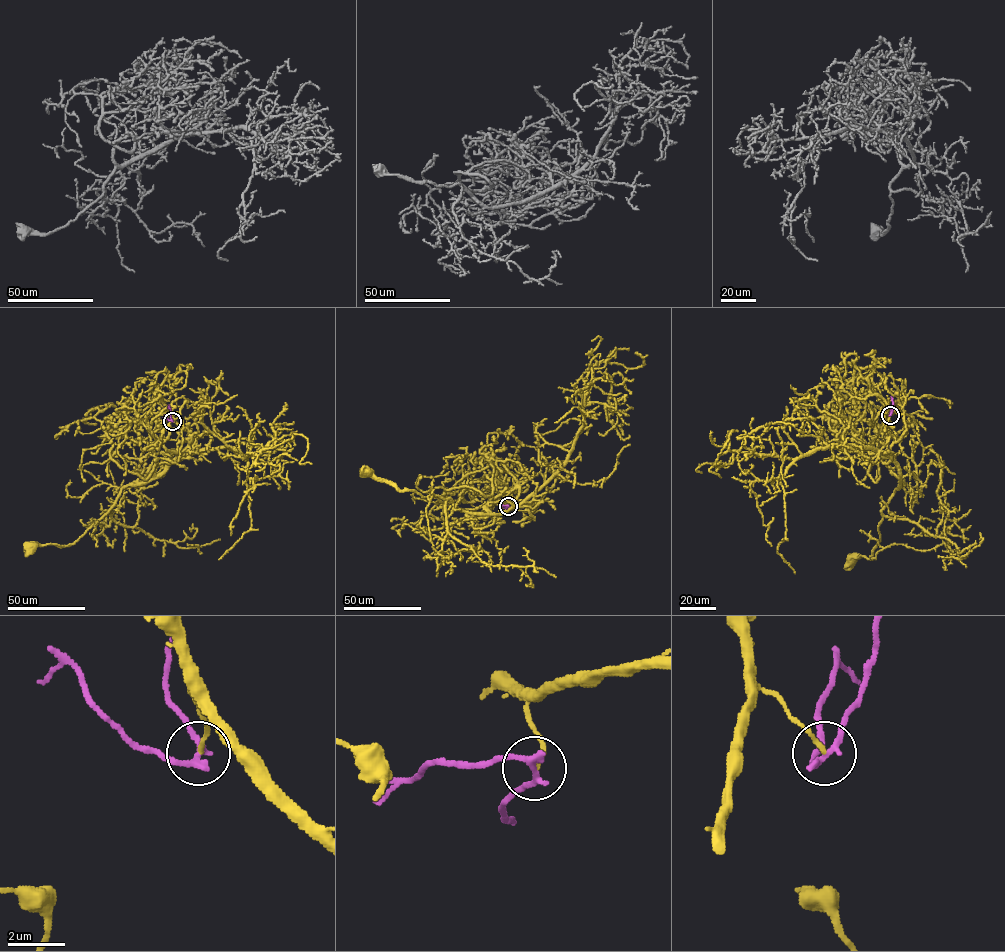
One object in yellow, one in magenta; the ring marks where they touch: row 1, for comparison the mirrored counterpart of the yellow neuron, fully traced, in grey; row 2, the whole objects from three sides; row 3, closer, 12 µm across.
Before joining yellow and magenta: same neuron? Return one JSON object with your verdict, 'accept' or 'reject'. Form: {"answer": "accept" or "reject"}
{"answer": "reject"}

